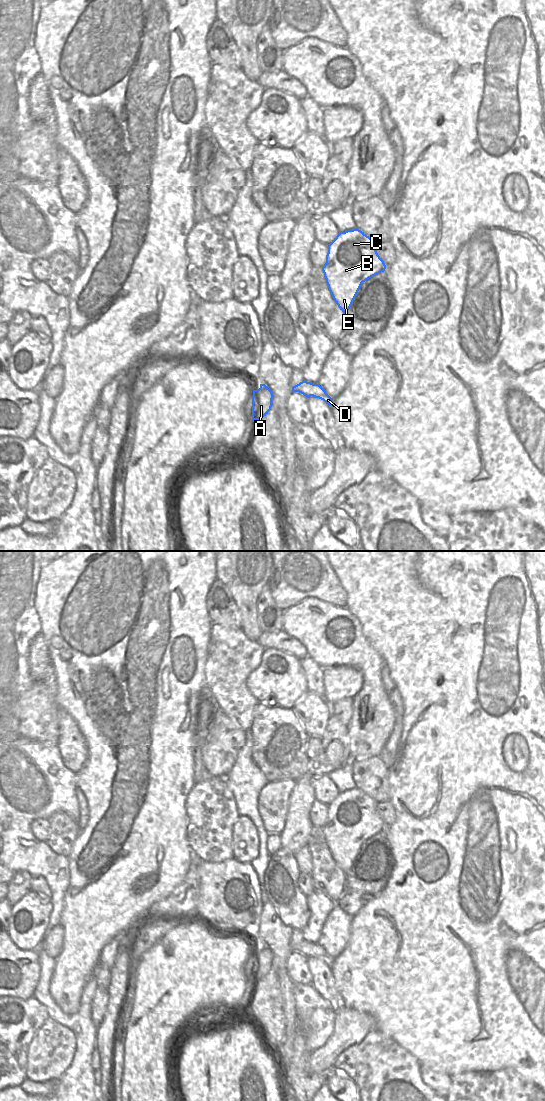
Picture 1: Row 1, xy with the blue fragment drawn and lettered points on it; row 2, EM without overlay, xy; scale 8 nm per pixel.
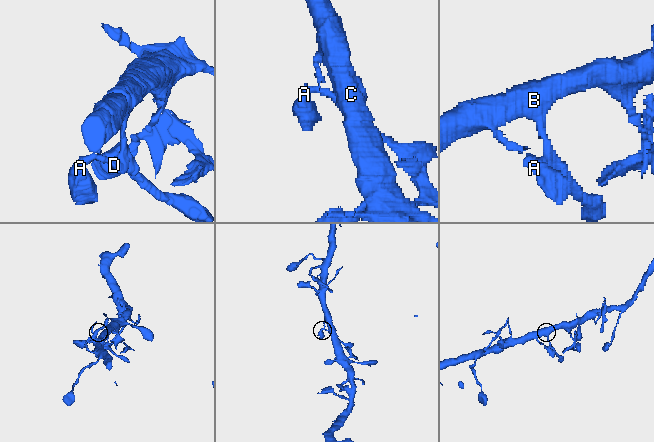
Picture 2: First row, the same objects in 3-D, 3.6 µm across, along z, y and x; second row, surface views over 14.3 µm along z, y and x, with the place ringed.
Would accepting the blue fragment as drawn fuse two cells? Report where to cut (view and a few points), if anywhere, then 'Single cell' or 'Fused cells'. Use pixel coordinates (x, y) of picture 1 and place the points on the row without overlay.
No split. Single cell

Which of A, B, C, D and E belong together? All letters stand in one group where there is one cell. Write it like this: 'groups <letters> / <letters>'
groups A B C D E

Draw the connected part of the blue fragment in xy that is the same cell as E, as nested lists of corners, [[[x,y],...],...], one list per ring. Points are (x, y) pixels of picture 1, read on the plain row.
[[[355,788],[340,792],[328,805],[322,831],[334,861],[344,874],[362,843],[386,829],[376,811],[377,803]]]

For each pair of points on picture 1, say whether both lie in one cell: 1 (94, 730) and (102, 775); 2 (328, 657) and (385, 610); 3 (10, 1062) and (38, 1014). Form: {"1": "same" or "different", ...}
{"1": "same", "2": "different", "3": "same"}

